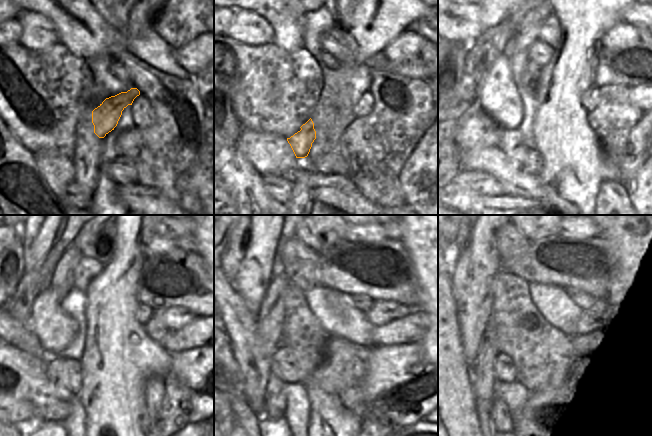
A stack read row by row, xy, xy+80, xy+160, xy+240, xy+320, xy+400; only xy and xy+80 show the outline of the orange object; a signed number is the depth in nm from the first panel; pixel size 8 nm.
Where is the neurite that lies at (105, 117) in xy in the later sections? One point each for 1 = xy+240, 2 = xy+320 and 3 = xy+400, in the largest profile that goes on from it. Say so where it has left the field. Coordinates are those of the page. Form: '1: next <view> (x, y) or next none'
1: next xy+240 (56, 370)
2: next xy+320 (275, 404)
3: next xy+400 (501, 417)

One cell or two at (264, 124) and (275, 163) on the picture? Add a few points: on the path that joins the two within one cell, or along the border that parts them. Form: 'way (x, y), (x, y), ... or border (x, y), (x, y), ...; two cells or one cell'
border (243, 127), (249, 130), (276, 133), (286, 139); two cells

